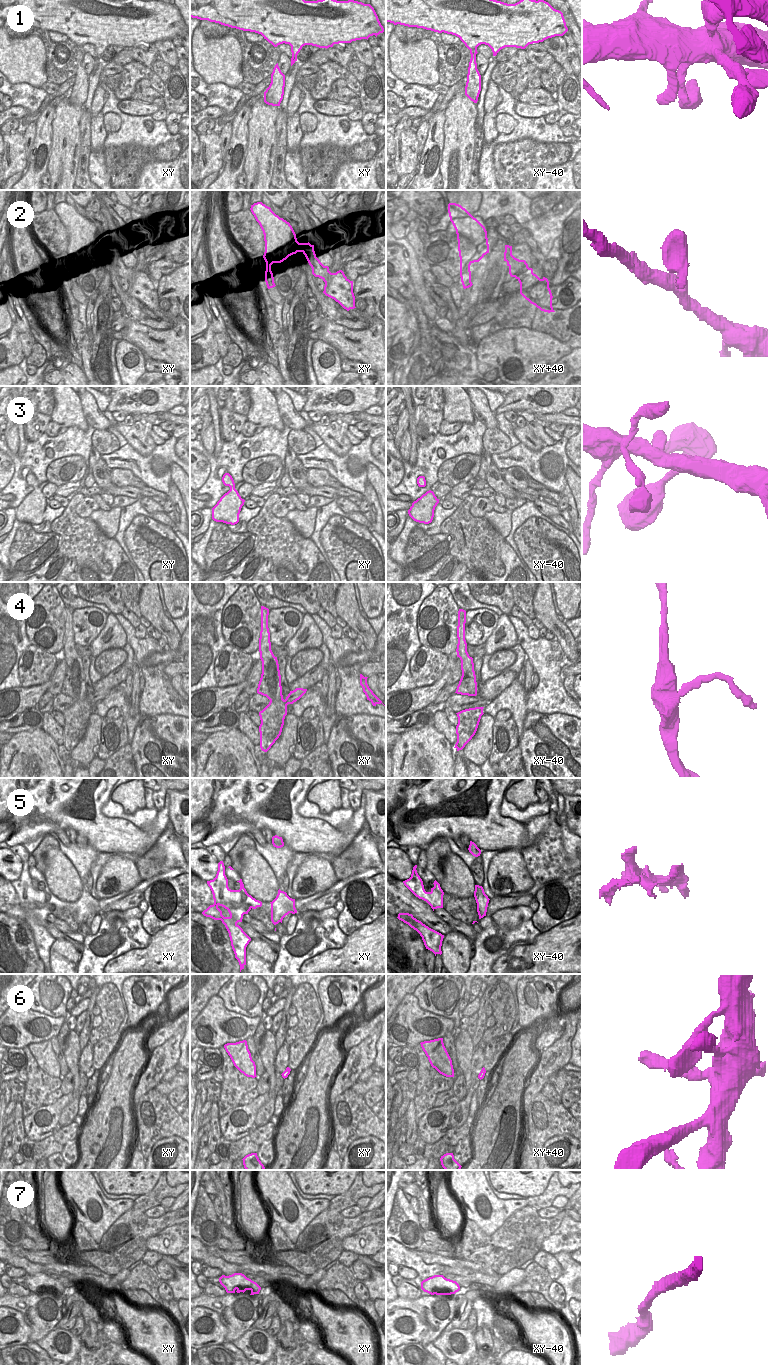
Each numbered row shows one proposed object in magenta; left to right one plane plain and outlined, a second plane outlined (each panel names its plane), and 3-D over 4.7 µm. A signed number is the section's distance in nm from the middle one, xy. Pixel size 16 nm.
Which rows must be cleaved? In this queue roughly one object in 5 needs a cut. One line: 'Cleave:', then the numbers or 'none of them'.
Cleave: 4, 5

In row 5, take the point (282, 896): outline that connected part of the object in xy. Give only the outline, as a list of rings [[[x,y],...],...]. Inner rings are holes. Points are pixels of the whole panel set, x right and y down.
[[[280,889],[278,890],[278,901],[280,901],[286,910],[286,915],[288,915],[289,913],[291,913],[291,906],[293,905],[293,903],[295,902],[295,899],[290,898],[286,892],[281,891]]]

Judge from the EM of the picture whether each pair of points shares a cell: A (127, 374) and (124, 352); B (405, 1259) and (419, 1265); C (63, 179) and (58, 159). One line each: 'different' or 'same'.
A: same
B: same
C: same

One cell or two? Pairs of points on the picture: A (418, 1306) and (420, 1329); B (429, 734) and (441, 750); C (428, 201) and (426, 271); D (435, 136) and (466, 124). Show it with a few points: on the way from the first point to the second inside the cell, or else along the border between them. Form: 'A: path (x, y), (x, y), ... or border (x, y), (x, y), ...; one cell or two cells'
A: border (397, 1307), (418, 1315), (427, 1327), (422, 1339); two cells
B: path (429, 738), (437, 746); one cell
C: border (420, 200), (421, 210); two cells
D: border (444, 111), (443, 150), (441, 156); two cells

